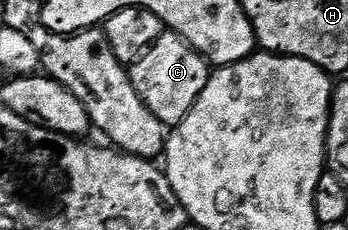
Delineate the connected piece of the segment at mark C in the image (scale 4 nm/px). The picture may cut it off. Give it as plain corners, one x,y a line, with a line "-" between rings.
163,30
162,36
128,70
136,93
140,93
140,101
144,101
144,105
148,105
148,109
152,109
168,129
177,127
184,117
188,117
212,74
211,64
206,62
206,58
192,49
186,39
168,30

